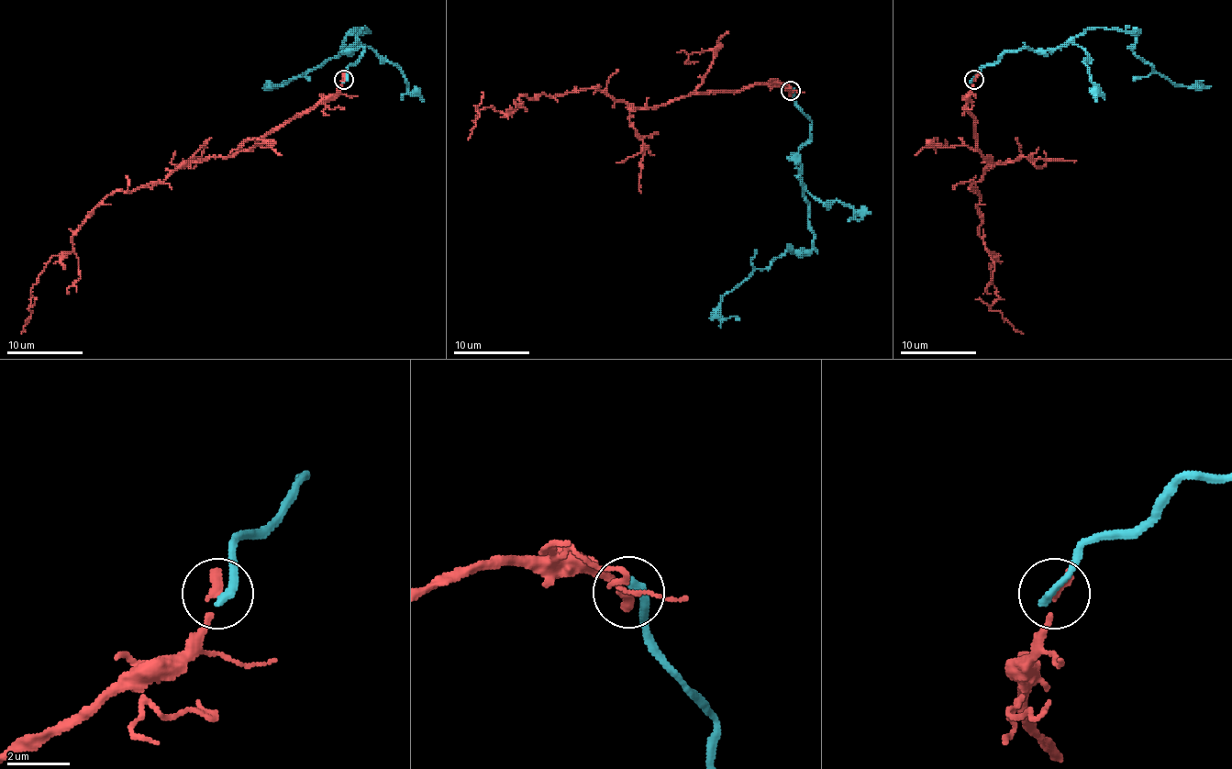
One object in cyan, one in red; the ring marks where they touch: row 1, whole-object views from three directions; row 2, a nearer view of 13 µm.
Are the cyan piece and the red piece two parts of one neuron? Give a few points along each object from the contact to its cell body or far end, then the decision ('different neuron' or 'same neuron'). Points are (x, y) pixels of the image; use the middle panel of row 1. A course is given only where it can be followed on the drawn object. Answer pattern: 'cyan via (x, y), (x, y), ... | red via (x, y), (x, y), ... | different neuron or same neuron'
cyan via (791, 90), (796, 107), (812, 122), (798, 162), (814, 246), (787, 250), (728, 292), (720, 315), (739, 320) | red via (791, 90), (759, 84), (652, 107), (629, 107), (593, 88), (521, 95), (500, 113), (475, 107), (468, 139) | different neuron

